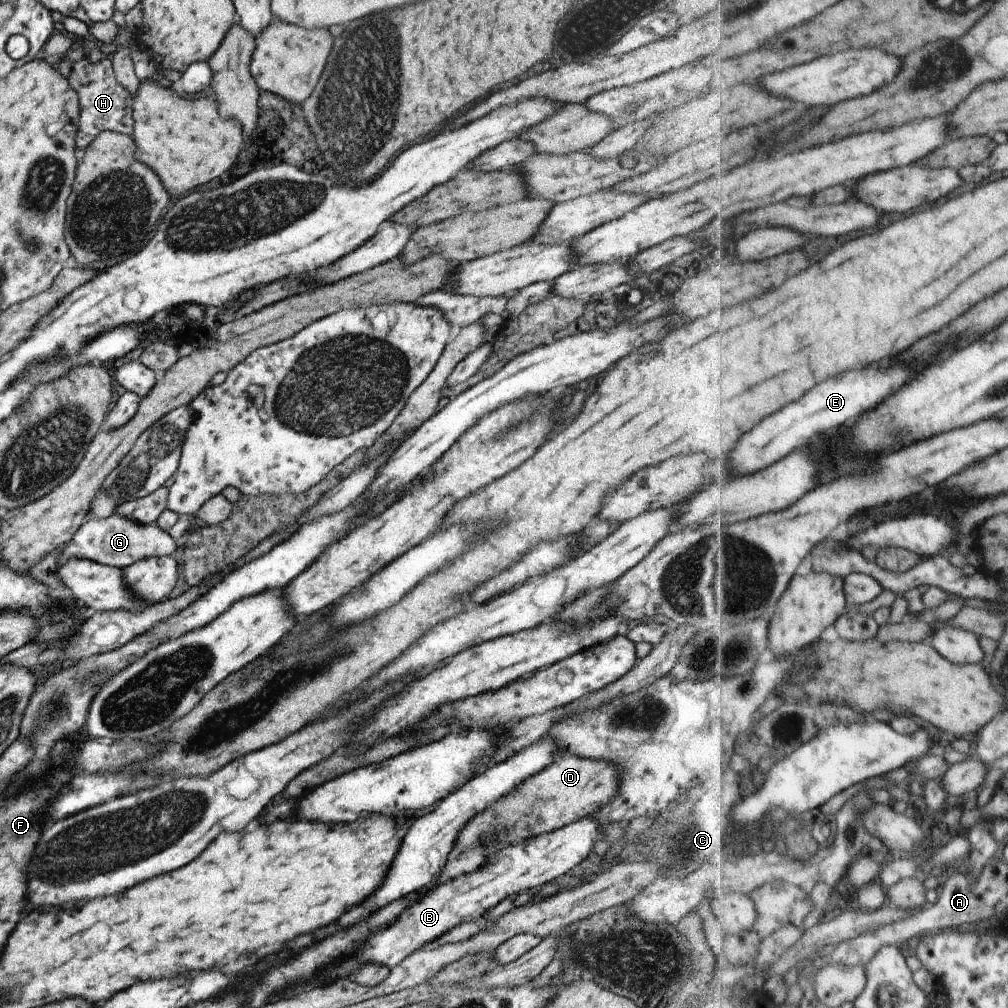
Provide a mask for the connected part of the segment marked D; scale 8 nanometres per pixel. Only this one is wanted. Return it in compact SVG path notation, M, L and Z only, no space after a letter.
M562 753L539 773L520 781L489 807L475 814L460 831L456 844L450 851L449 860L467 850L476 849L481 844L481 839L488 838L489 835L496 837L498 833L515 829L507 842L510 846L590 817L593 812L606 806L615 795L619 786L618 776L619 769L613 763Z

